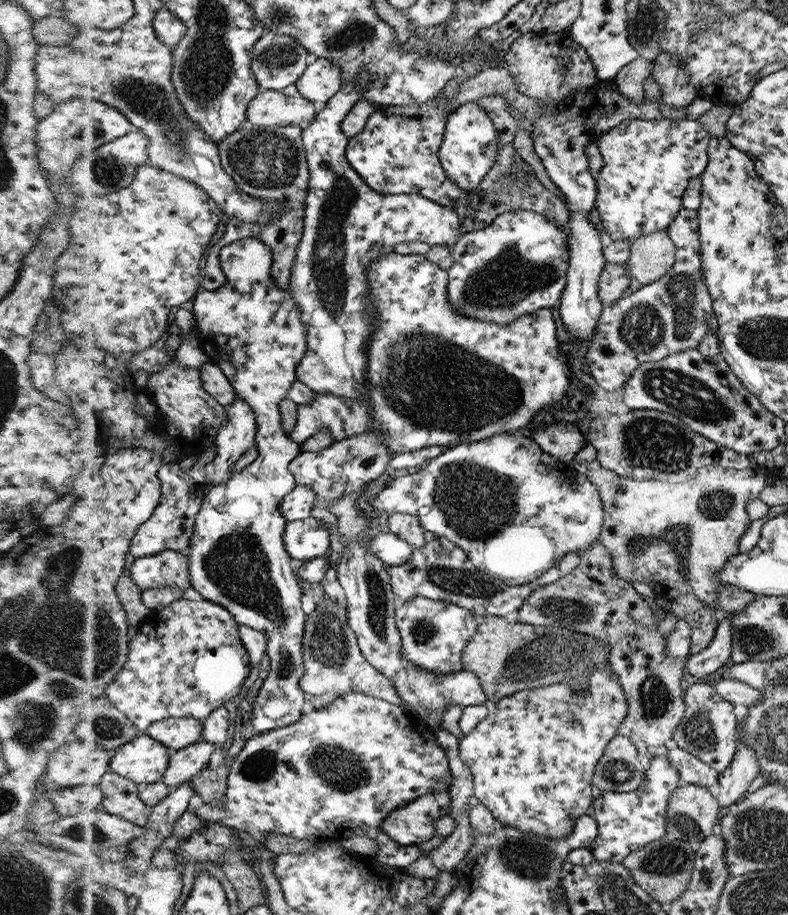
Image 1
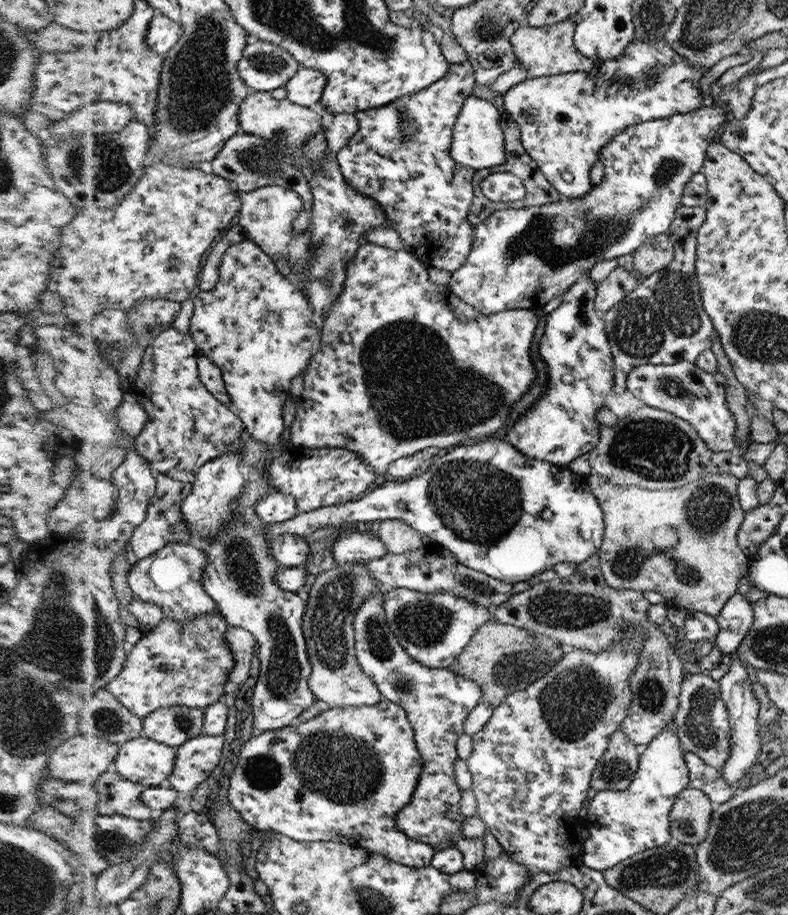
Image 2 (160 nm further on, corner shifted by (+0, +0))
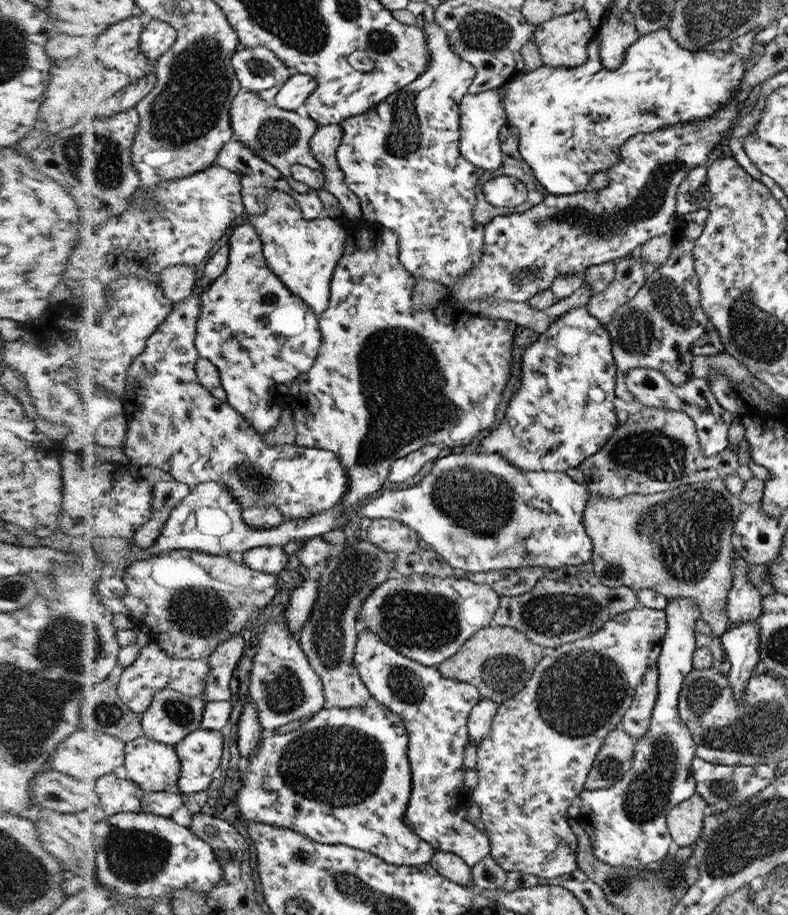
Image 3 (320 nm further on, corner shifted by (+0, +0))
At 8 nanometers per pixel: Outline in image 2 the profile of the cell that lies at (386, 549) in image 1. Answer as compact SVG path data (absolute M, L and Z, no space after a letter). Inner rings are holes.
M359 531L340 534L334 541L331 551L337 563L370 562L389 553L377 535Z

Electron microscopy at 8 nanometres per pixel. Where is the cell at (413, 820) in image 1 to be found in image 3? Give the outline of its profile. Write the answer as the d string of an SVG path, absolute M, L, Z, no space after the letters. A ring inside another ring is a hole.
M359 627L359 641L355 645L354 661L359 676L364 685L371 691L371 696L386 705L392 712L398 712L402 717L408 735L408 758L411 766L411 797L404 815L404 822L424 842L432 845L435 852L454 852L462 857L469 865L474 866L490 854L490 845L486 834L482 834L468 820L466 812L473 804L470 790L464 784L464 747L468 744L470 730L467 720L476 704L482 702L482 694L475 685L443 677L436 667L428 667L404 656L399 650L392 648L387 642L380 641L370 628Z

